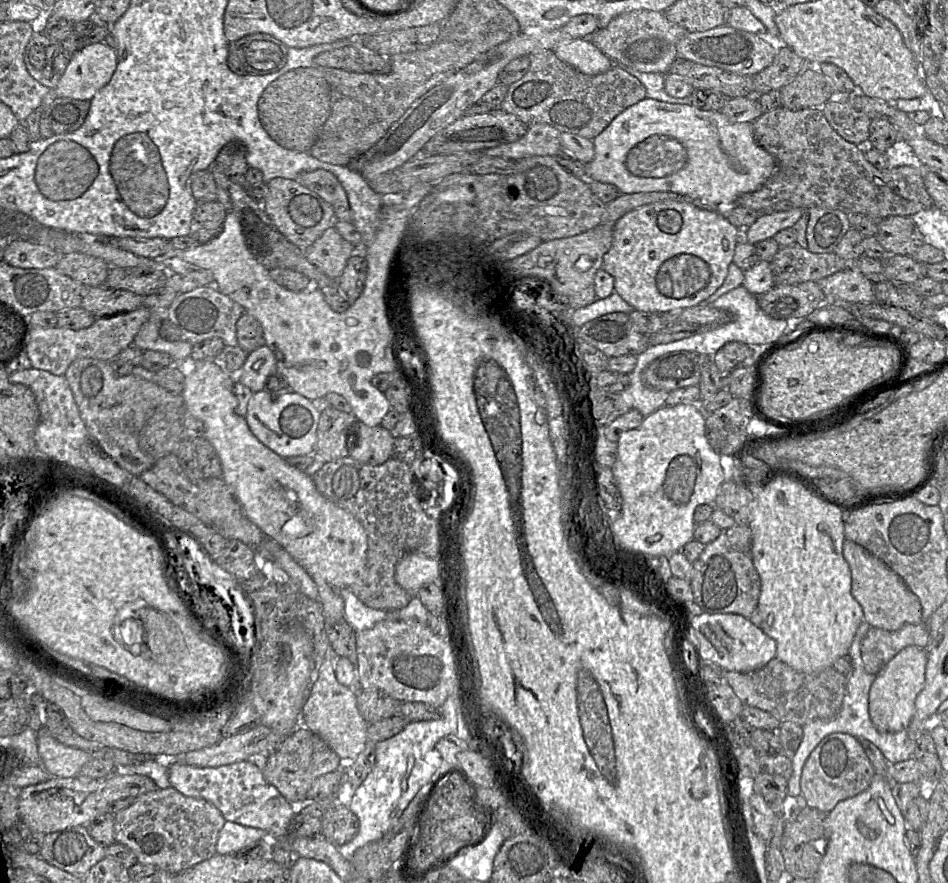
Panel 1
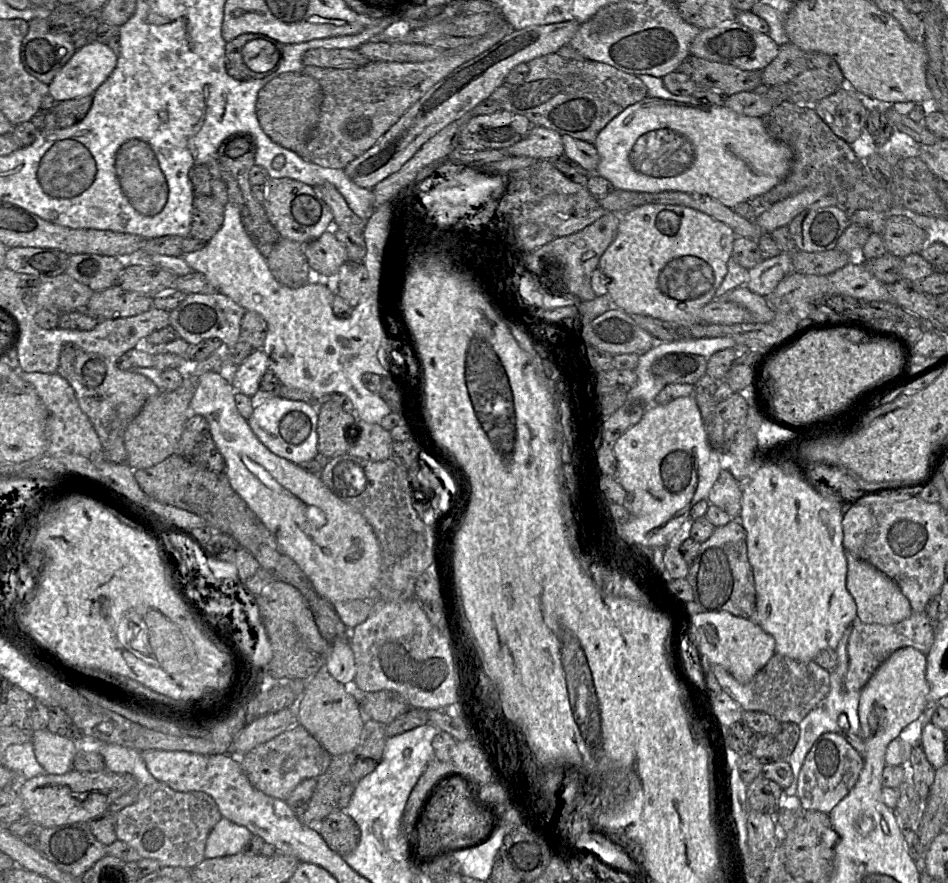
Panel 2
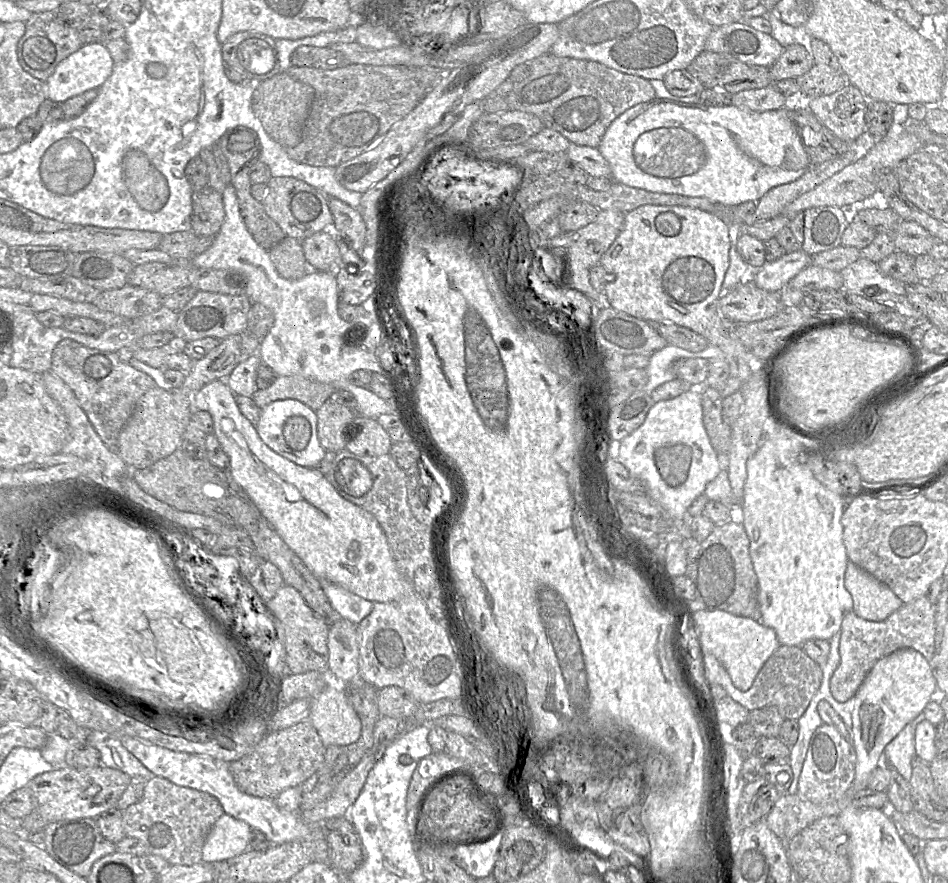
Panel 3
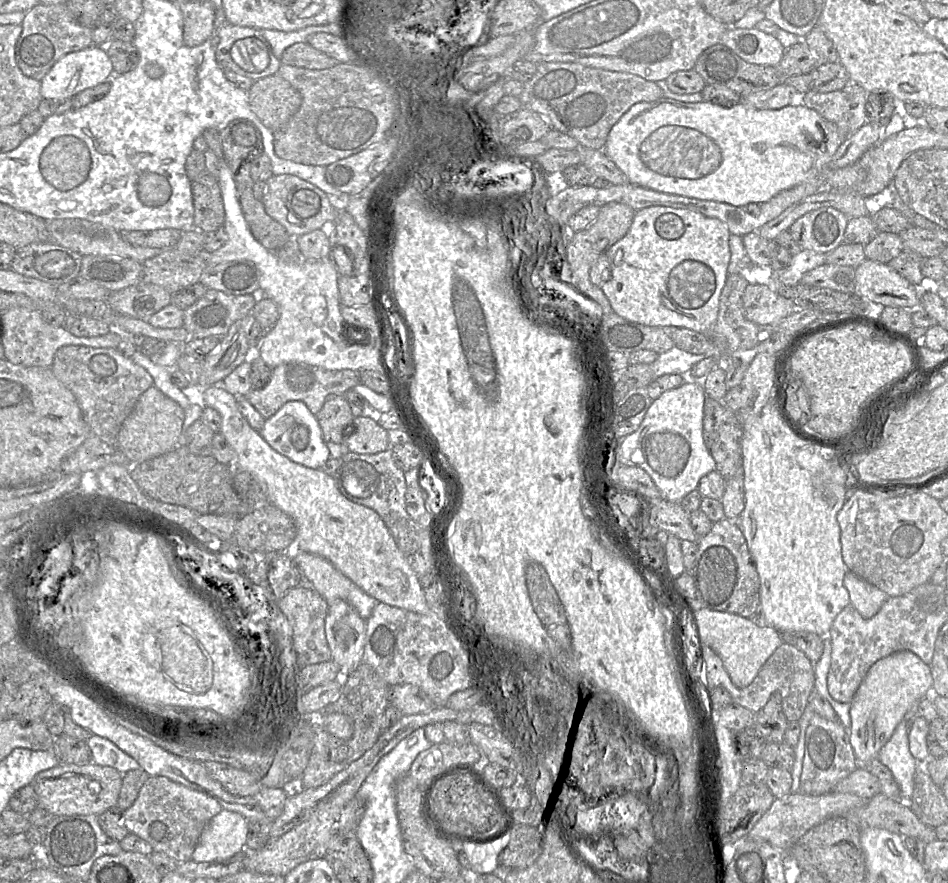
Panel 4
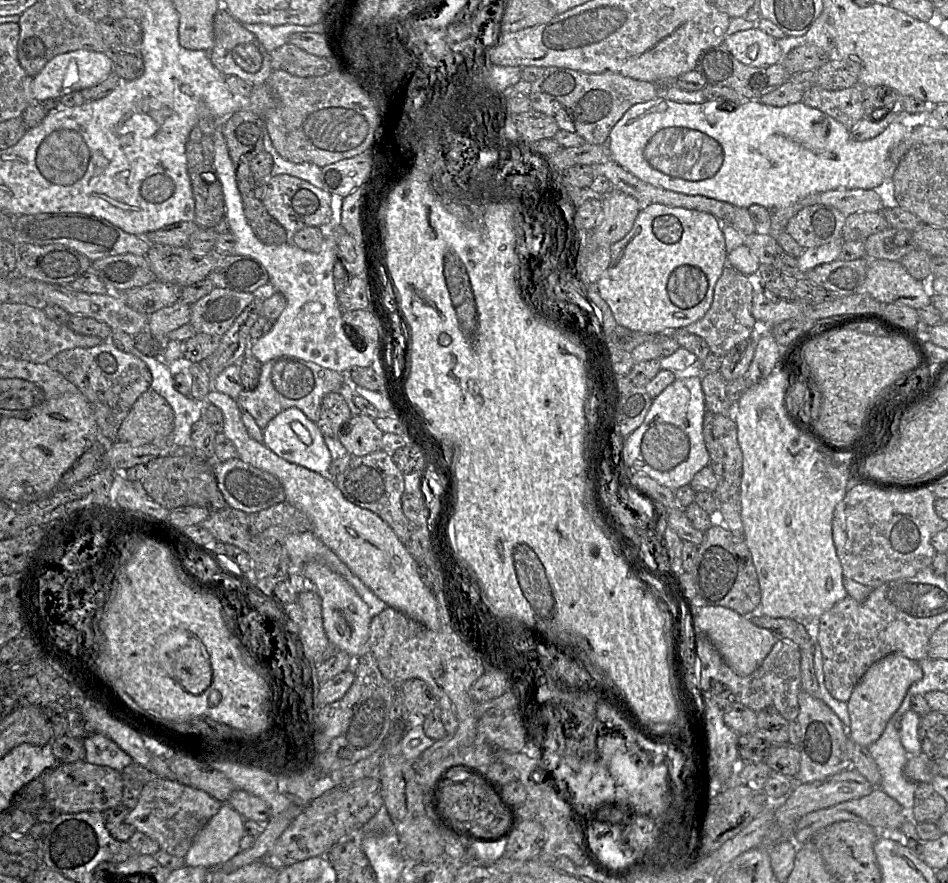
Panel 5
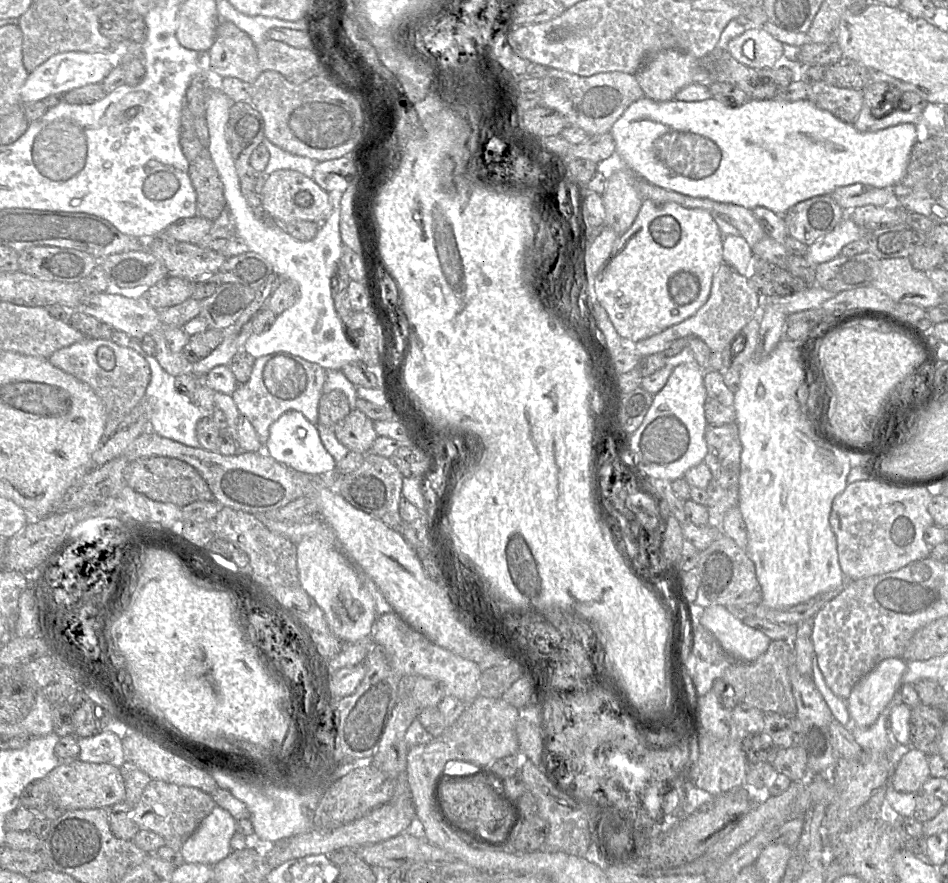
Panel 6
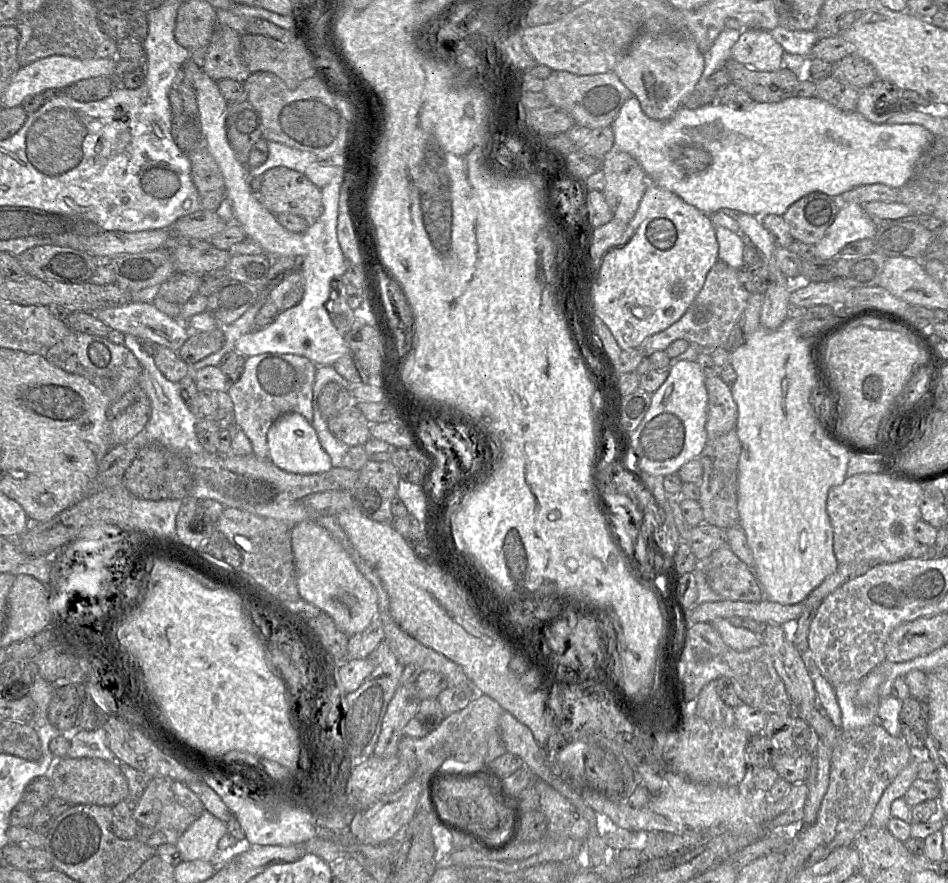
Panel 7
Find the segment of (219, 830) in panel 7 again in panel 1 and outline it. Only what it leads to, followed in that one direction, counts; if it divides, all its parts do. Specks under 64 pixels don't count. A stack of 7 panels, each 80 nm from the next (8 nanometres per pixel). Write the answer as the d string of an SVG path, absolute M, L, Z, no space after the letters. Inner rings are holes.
M226 820L218 835L216 854L227 855L235 853L263 838L270 838L270 835L261 829Z

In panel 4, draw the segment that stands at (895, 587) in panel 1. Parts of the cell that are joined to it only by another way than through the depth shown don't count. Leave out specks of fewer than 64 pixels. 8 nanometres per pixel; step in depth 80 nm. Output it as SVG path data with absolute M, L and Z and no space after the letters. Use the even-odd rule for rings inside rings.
M850 571L845 574L843 584L849 593L850 604L865 619L872 618L889 598L885 592Z

